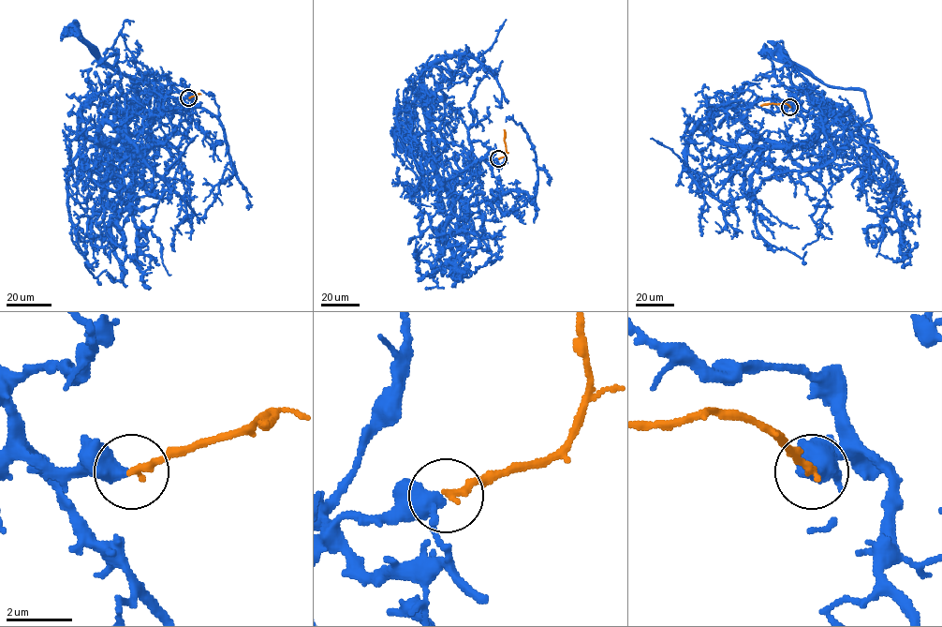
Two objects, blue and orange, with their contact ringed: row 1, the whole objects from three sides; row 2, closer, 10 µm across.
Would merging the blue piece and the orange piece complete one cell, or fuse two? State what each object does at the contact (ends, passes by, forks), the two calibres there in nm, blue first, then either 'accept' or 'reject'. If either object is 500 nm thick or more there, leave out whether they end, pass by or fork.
550/240 nm | accept

